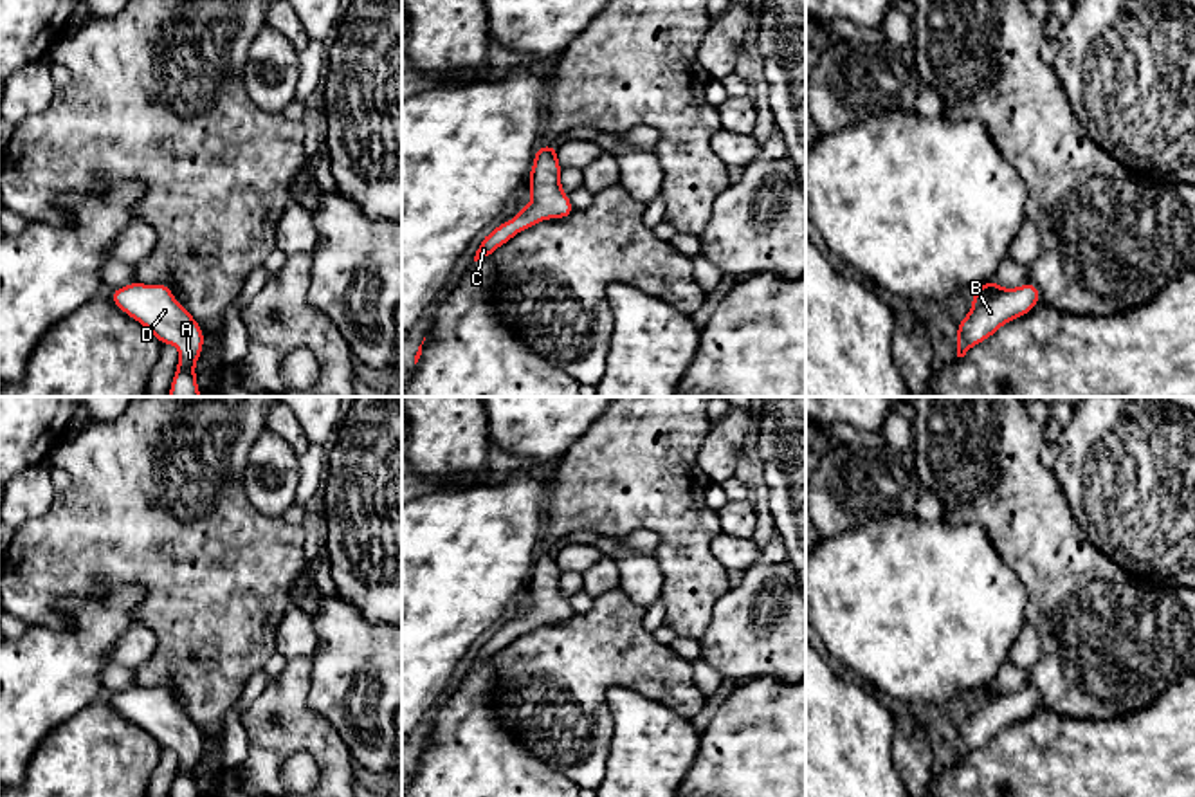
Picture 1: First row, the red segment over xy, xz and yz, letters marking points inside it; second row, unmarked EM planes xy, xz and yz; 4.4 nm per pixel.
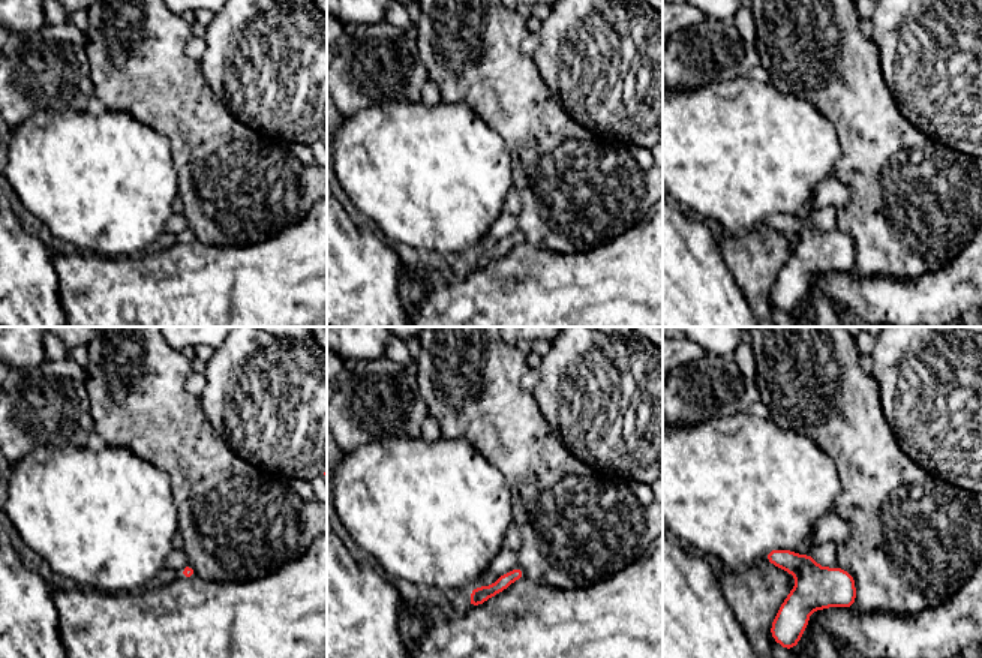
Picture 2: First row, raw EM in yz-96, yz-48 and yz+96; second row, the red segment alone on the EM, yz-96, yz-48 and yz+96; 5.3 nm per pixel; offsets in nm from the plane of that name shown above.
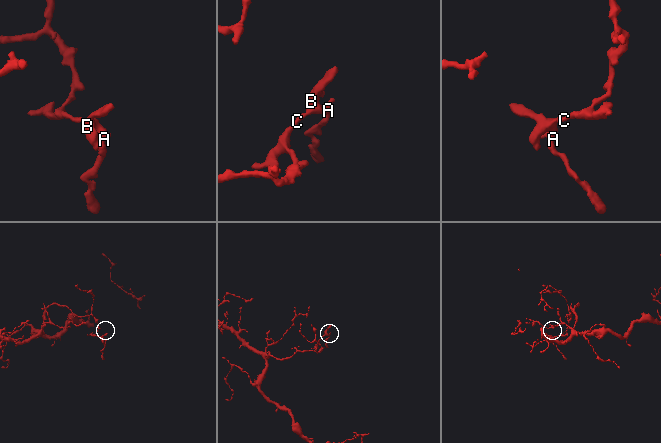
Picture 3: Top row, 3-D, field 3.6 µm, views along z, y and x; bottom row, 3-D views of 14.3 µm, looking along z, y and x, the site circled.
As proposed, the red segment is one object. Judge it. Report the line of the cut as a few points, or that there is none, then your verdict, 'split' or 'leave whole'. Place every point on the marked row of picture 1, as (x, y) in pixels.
cut none; leave whole

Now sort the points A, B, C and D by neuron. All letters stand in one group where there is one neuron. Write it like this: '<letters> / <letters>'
A B C D

